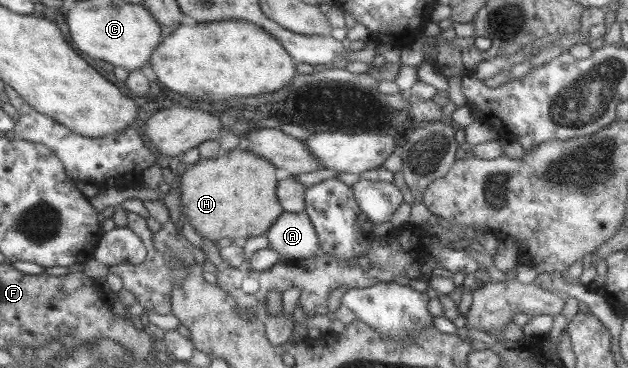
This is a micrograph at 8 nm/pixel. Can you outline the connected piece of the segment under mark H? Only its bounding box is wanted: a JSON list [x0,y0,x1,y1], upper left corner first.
[181,148,285,246]

